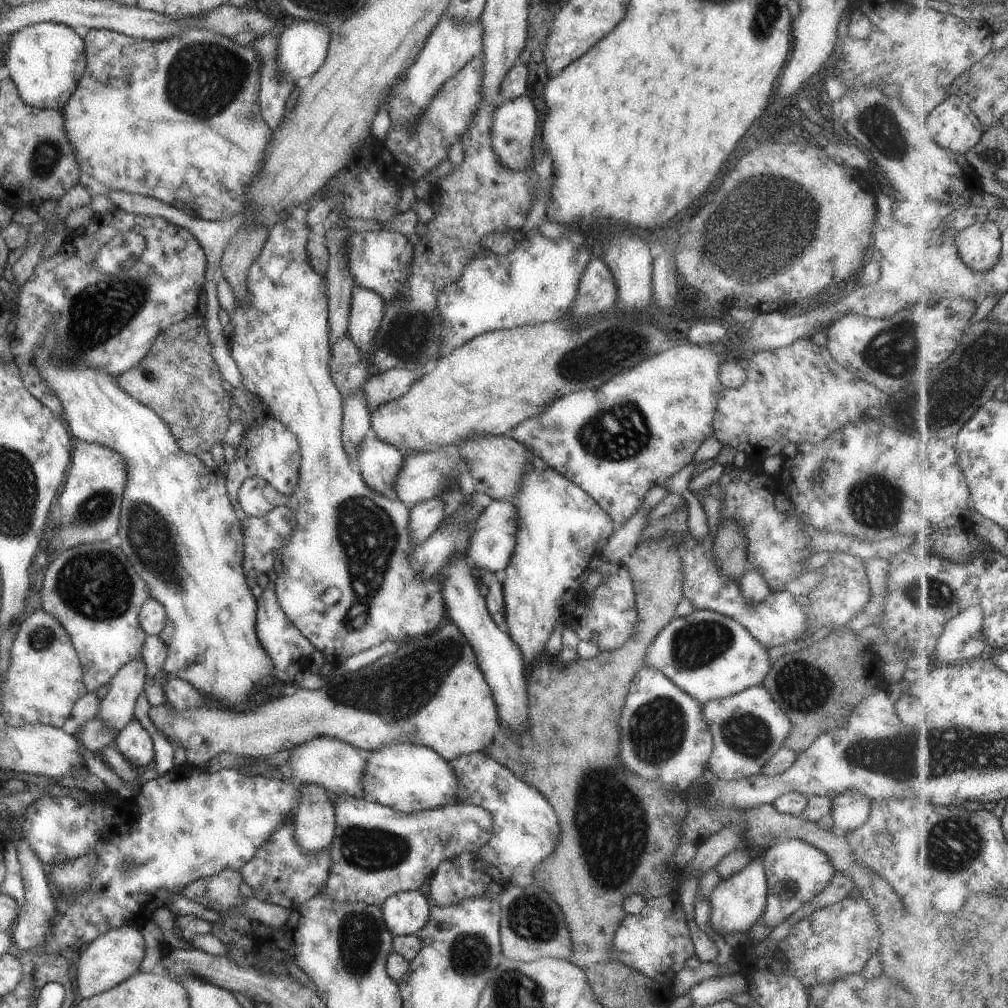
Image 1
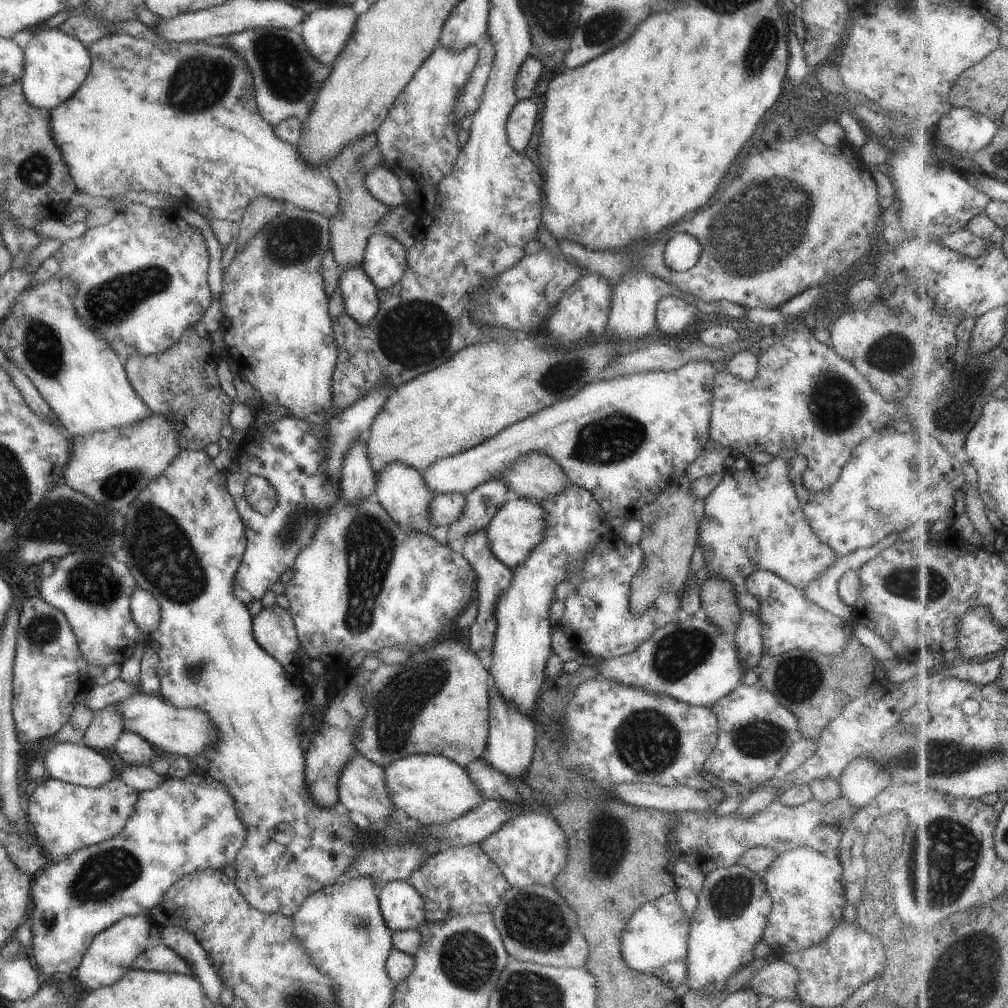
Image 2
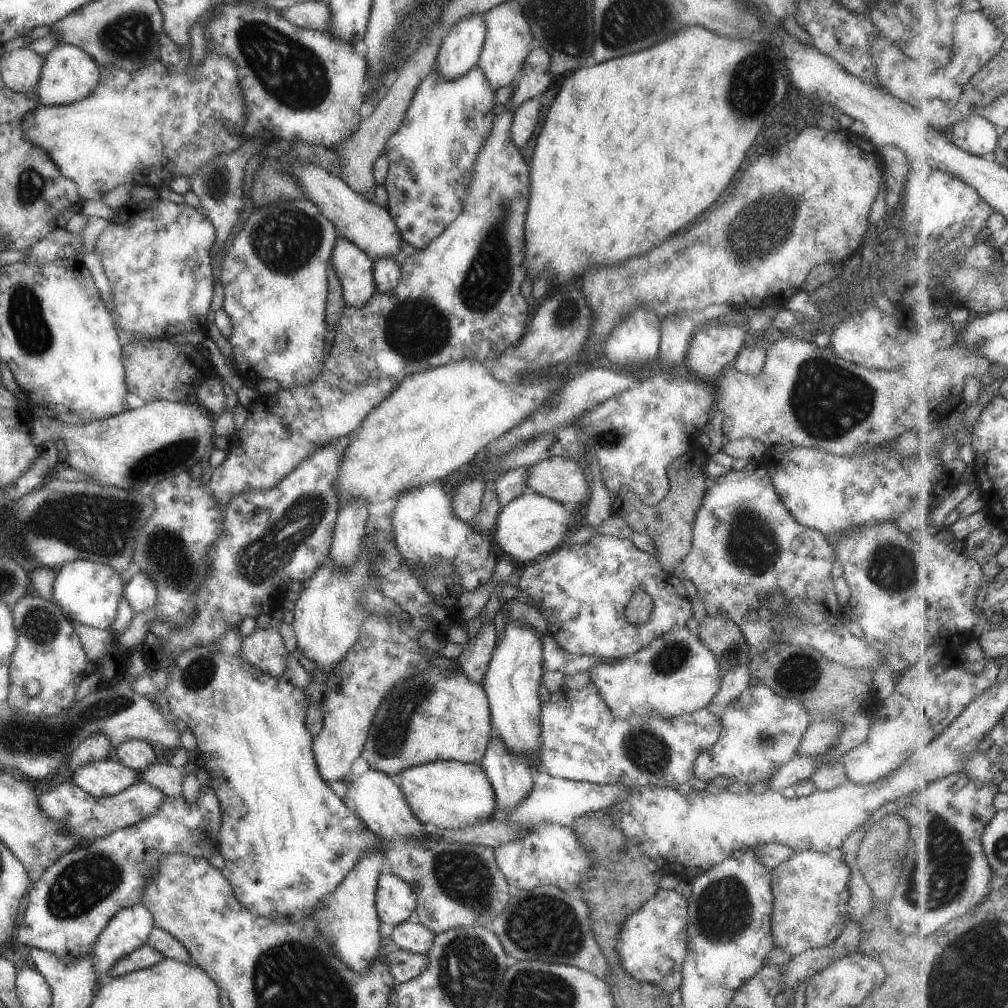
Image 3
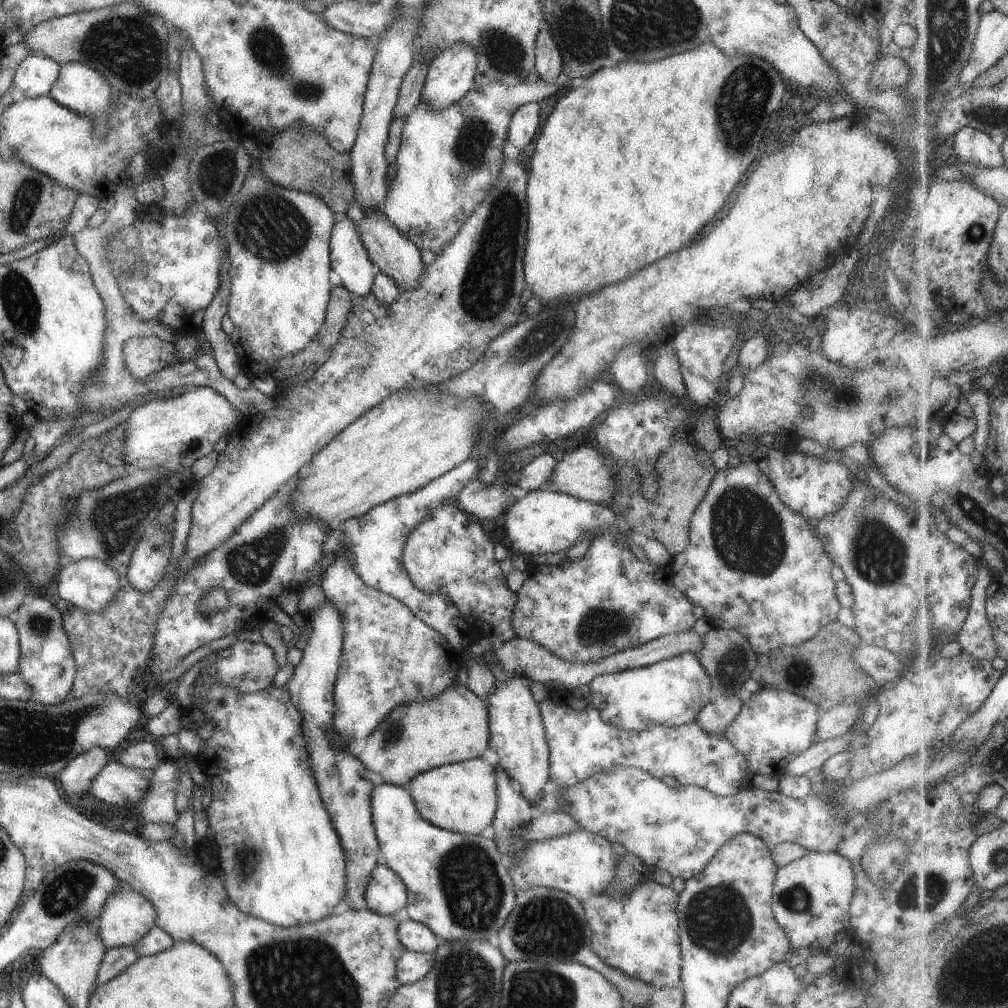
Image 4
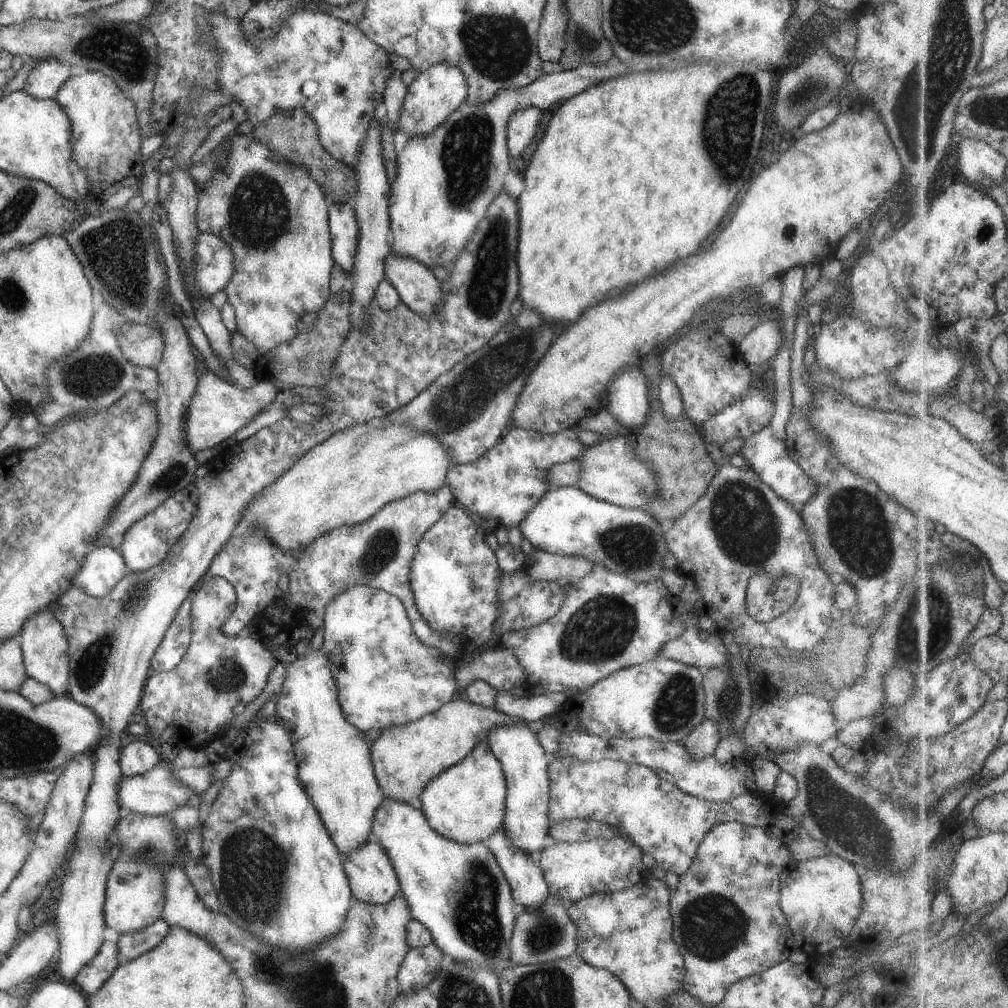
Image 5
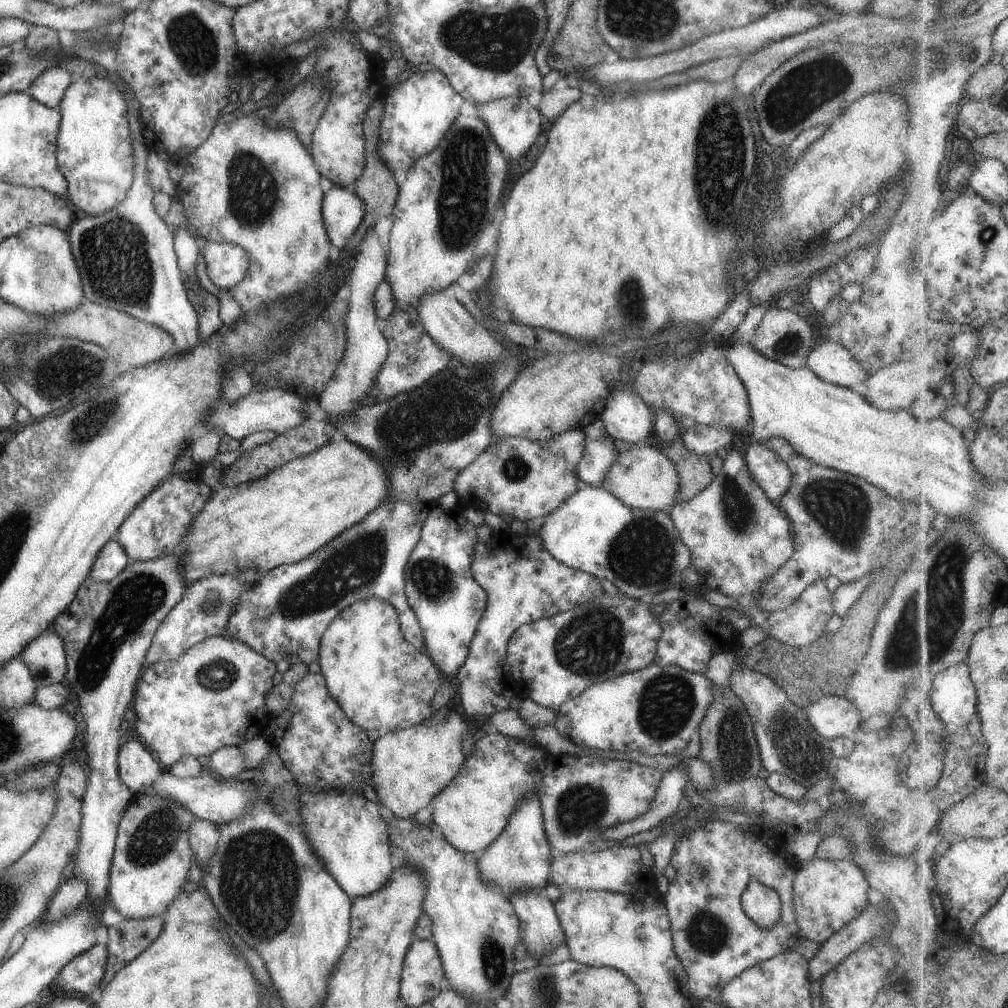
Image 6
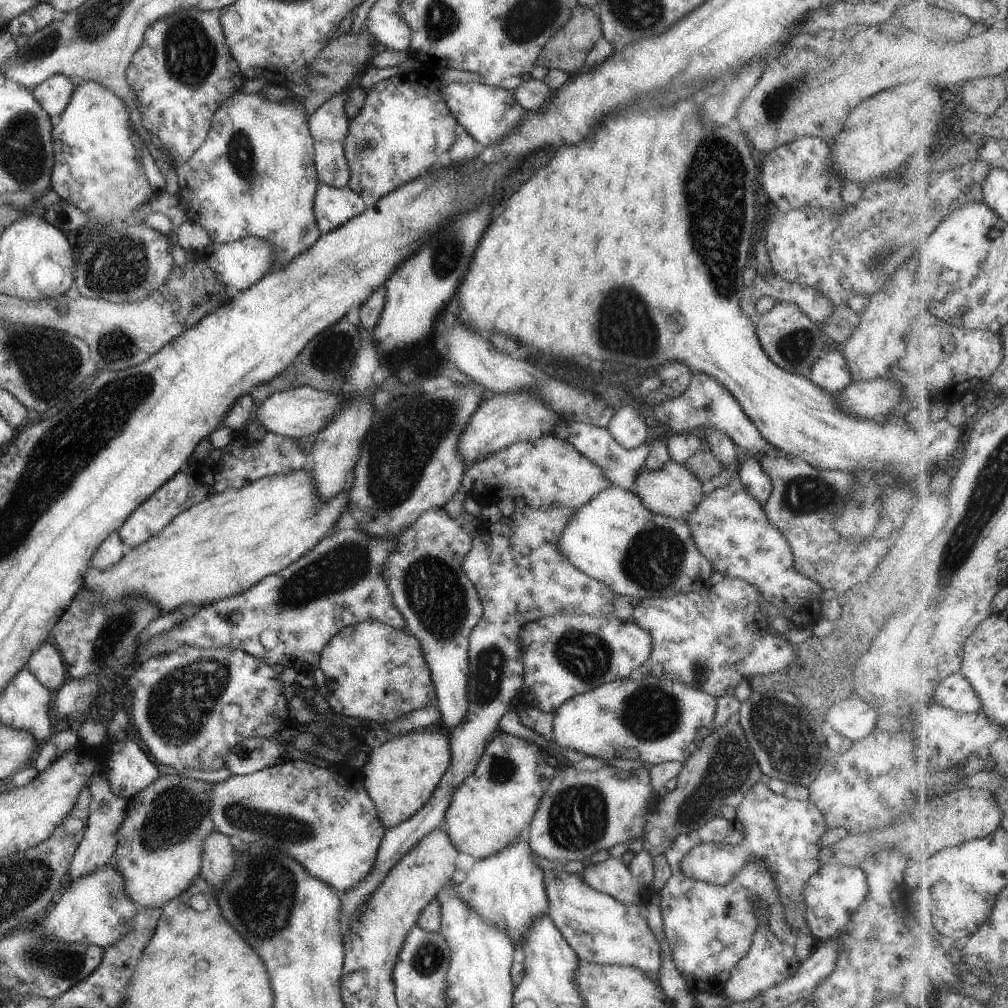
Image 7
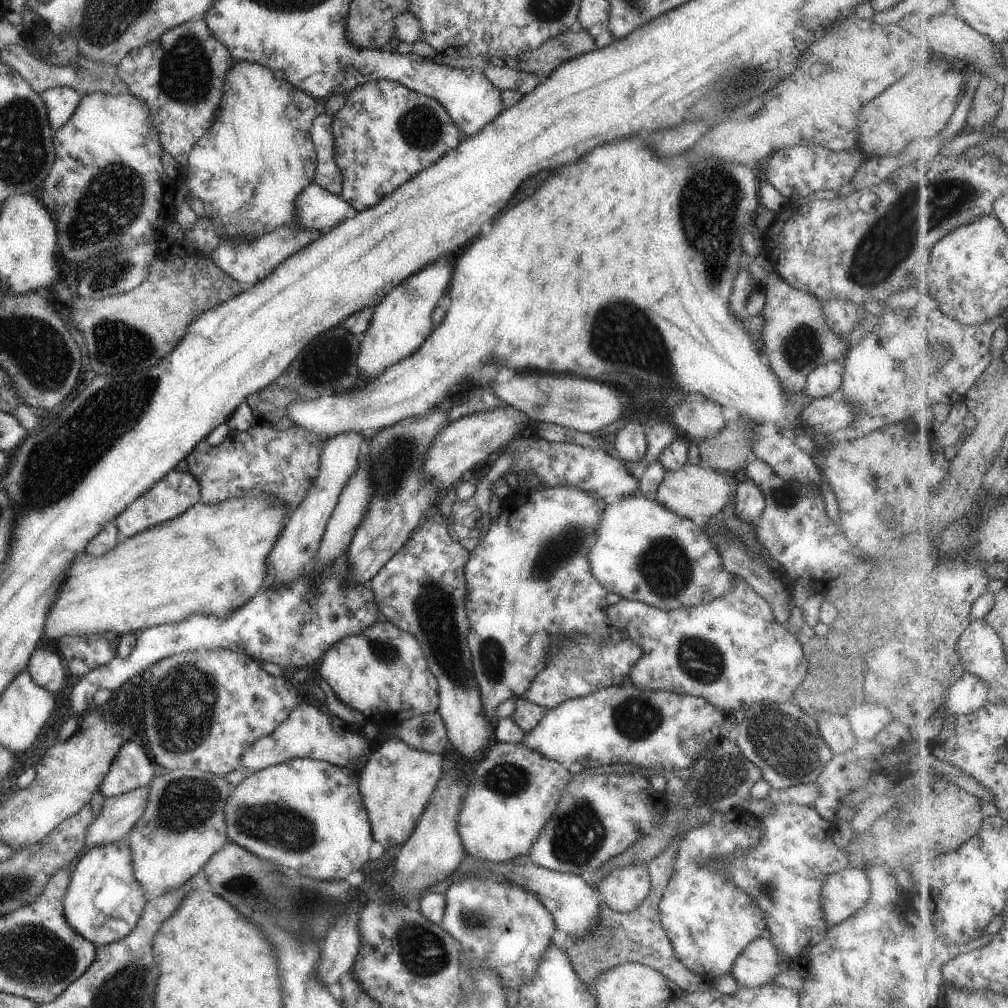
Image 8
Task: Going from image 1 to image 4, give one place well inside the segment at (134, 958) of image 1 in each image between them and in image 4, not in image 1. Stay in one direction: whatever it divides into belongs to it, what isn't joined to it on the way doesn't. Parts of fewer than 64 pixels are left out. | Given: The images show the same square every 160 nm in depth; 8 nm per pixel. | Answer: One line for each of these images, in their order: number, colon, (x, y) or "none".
2: (110, 954)
3: (127, 929)
4: (125, 916)

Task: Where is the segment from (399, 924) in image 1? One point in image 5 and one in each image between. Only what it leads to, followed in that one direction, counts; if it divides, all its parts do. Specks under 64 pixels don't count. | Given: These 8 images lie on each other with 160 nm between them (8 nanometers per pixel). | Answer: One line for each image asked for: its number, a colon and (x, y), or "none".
2: (401, 908)
3: (394, 900)
4: (383, 893)
5: (371, 878)

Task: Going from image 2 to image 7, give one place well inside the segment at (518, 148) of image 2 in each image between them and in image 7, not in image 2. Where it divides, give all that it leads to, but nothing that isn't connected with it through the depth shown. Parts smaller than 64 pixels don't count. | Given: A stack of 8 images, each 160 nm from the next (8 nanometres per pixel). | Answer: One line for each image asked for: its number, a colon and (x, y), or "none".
3: (524, 117)
4: (522, 126)
5: (520, 128)
6: (513, 124)
7: (486, 113)

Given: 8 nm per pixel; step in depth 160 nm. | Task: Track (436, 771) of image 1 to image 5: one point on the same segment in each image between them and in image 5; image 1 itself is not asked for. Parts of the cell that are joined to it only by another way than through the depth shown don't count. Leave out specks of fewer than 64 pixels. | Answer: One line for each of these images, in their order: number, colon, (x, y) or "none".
2: (430, 789)
3: (448, 794)
4: (460, 797)
5: (465, 803)

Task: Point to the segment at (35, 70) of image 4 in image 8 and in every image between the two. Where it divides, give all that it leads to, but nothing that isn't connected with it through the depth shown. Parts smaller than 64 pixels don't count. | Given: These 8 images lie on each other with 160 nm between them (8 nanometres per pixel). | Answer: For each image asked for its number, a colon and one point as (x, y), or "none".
5: (45, 77)
6: (48, 88)
7: (53, 93)
8: (59, 102)

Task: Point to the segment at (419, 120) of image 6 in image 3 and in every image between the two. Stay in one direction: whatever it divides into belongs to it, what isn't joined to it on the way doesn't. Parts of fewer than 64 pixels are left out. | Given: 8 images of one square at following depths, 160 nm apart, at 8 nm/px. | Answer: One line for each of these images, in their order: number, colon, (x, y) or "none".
3: (458, 52)
4: (450, 74)
5: (436, 92)

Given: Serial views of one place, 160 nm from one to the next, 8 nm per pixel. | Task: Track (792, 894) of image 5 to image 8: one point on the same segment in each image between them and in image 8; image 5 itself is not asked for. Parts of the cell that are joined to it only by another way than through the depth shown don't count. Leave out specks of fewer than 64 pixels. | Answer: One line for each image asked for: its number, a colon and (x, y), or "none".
6: (826, 894)
7: (830, 895)
8: (842, 893)

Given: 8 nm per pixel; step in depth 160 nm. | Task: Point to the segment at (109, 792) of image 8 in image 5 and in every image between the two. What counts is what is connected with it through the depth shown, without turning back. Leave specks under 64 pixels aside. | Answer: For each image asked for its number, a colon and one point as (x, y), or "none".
5: (137, 757)
6: (137, 769)
7: (128, 769)

